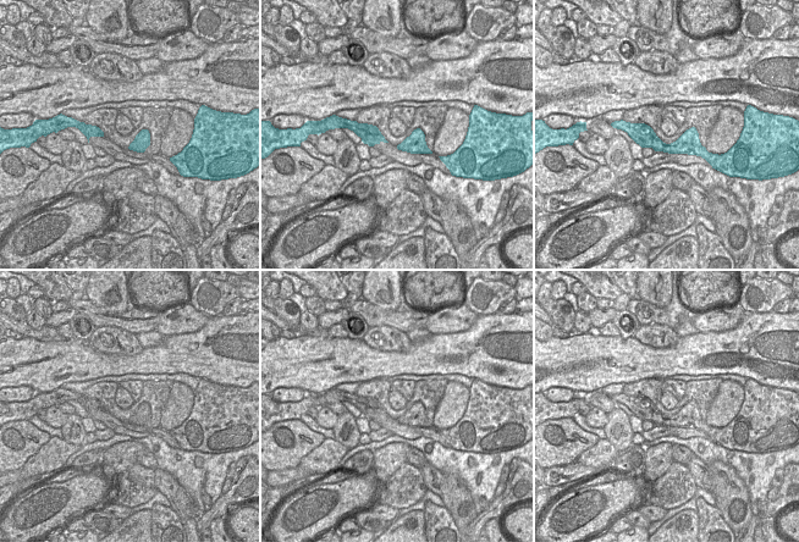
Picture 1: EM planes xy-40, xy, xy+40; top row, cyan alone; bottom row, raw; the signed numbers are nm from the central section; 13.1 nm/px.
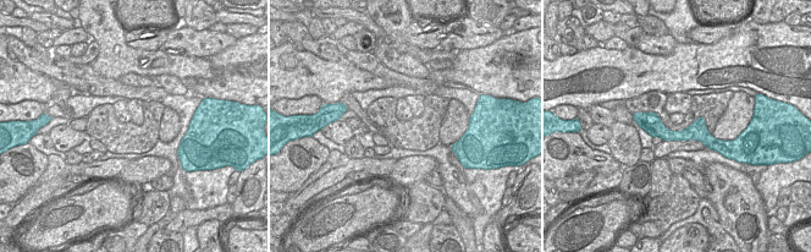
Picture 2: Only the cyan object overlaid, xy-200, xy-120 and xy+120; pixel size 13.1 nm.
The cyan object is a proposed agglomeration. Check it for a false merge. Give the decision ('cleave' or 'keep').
keep

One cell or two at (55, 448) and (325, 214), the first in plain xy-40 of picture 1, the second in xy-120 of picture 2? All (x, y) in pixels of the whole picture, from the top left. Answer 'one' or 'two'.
two

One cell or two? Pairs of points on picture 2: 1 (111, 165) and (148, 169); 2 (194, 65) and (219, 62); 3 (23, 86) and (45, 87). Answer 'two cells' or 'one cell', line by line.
1: two cells
2: two cells
3: one cell

